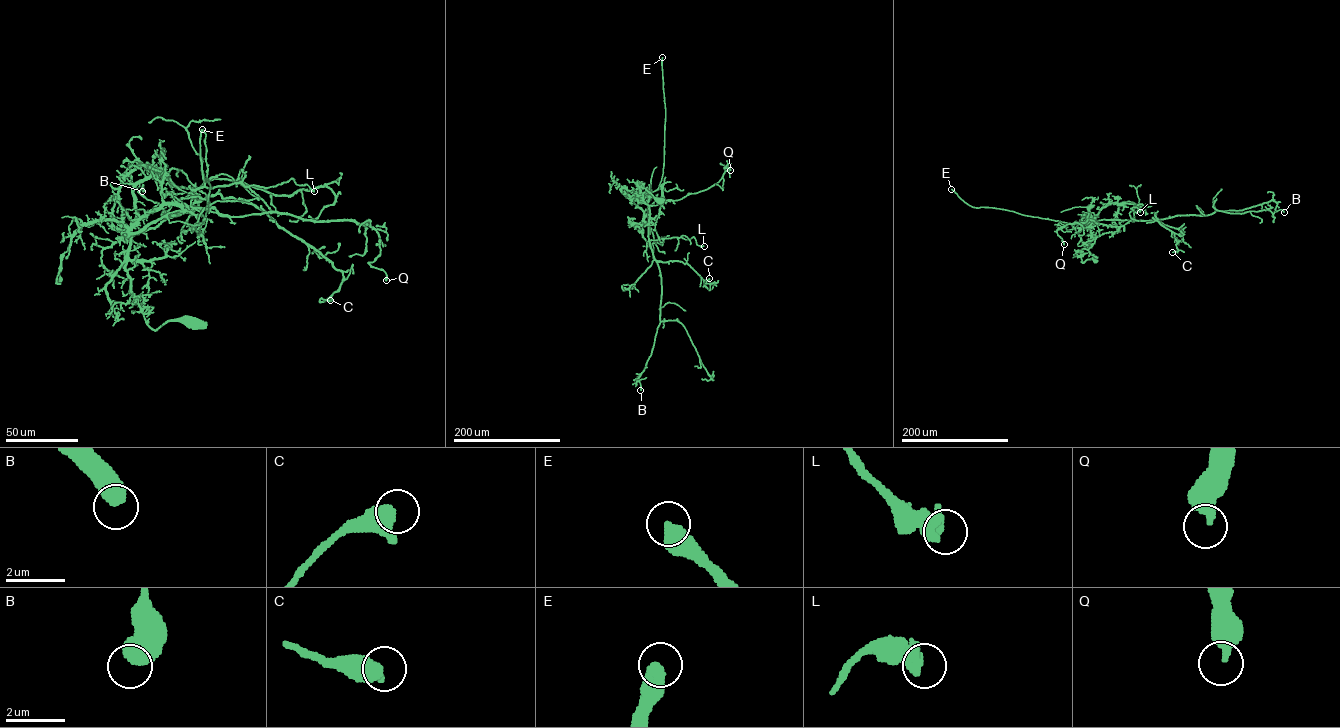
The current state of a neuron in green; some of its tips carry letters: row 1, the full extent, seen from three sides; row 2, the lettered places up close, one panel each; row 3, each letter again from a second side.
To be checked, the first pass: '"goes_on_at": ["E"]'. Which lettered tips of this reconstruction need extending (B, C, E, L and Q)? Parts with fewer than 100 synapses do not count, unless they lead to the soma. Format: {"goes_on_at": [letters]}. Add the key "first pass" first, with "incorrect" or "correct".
{"first pass": "correct", "goes_on_at": ["E"]}

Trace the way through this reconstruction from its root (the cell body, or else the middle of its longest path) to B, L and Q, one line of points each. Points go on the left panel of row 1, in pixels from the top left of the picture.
B: (195, 324), (154, 330), (125, 264), (129, 231), (191, 212), (195, 189), (136, 160), (142, 191)
L: (195, 324), (147, 323), (125, 268), (129, 231), (203, 187), (291, 178), (314, 191)
Q: (195, 324), (154, 330), (125, 268), (131, 227), (164, 204), (366, 224), (379, 236), (369, 264), (386, 280)

